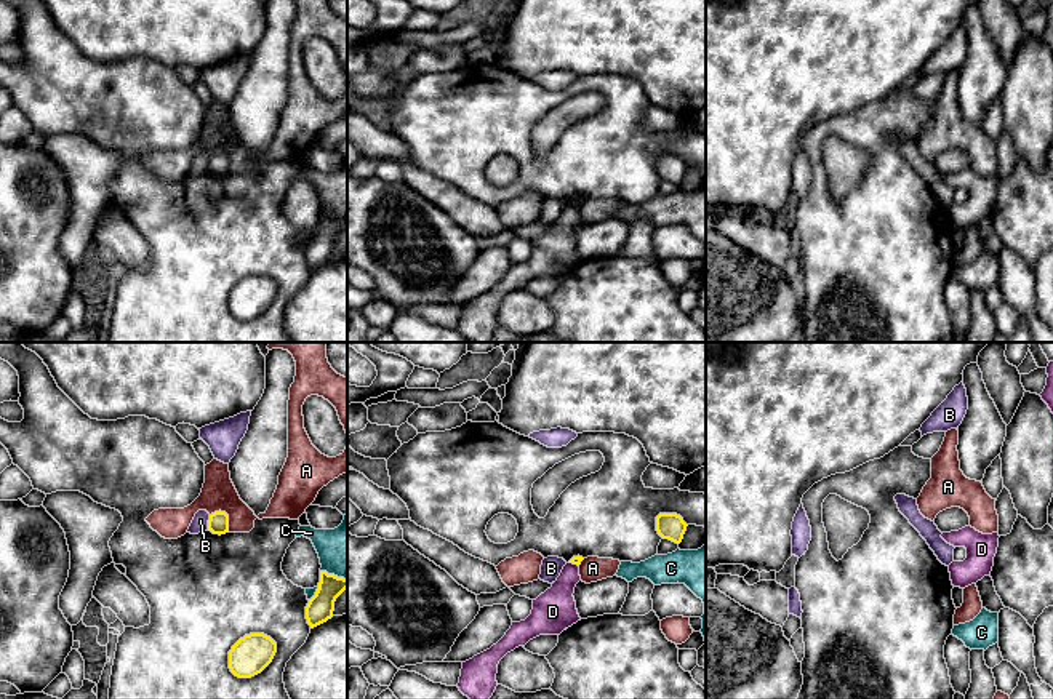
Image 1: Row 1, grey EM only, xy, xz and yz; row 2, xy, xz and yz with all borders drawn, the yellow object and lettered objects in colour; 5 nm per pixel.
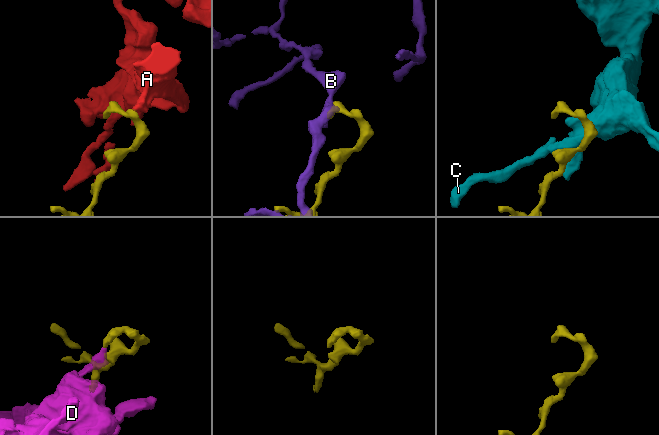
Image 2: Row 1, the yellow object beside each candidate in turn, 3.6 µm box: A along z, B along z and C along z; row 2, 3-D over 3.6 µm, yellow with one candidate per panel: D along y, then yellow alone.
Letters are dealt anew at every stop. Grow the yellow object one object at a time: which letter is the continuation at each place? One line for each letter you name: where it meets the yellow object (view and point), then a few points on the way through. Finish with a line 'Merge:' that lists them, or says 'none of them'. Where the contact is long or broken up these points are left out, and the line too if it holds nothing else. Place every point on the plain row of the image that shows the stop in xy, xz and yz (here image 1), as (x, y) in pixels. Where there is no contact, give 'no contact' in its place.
Merge: none of them

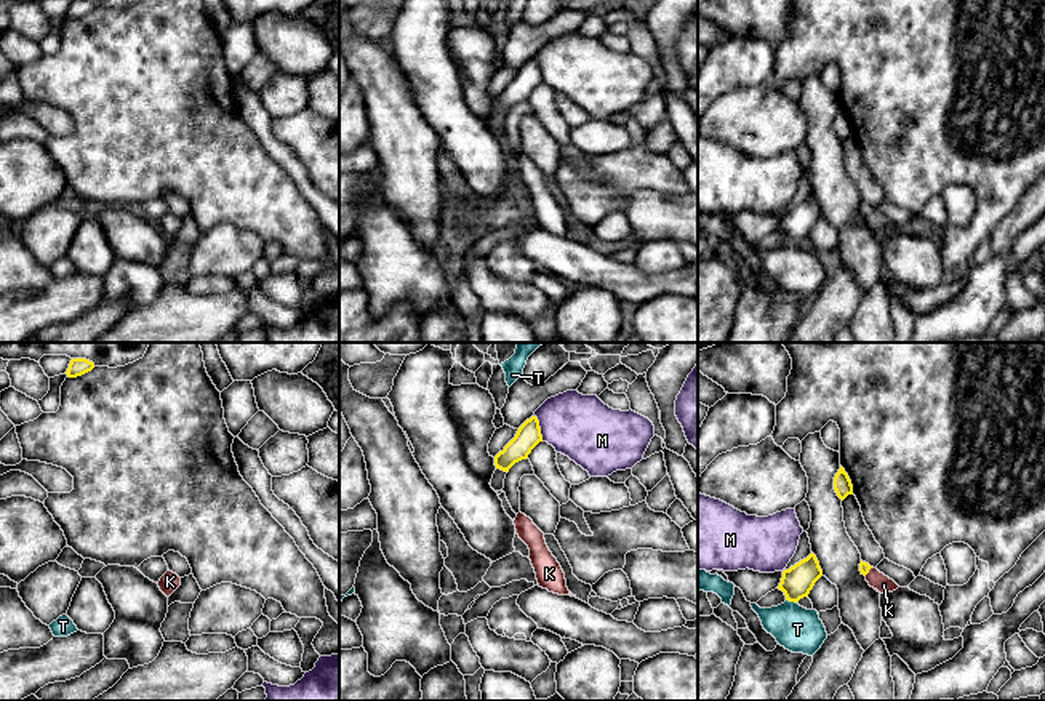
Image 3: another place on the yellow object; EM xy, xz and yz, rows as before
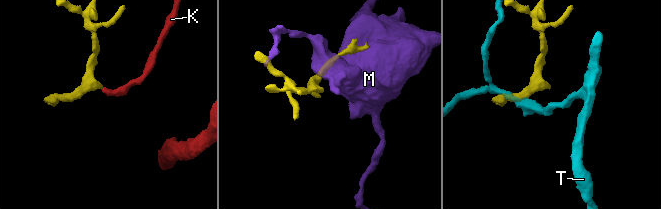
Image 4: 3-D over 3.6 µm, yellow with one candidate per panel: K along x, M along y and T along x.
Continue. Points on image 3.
K: yz (868, 213) | across yz (864, 208), (868, 213), (884, 226)
Merge: K

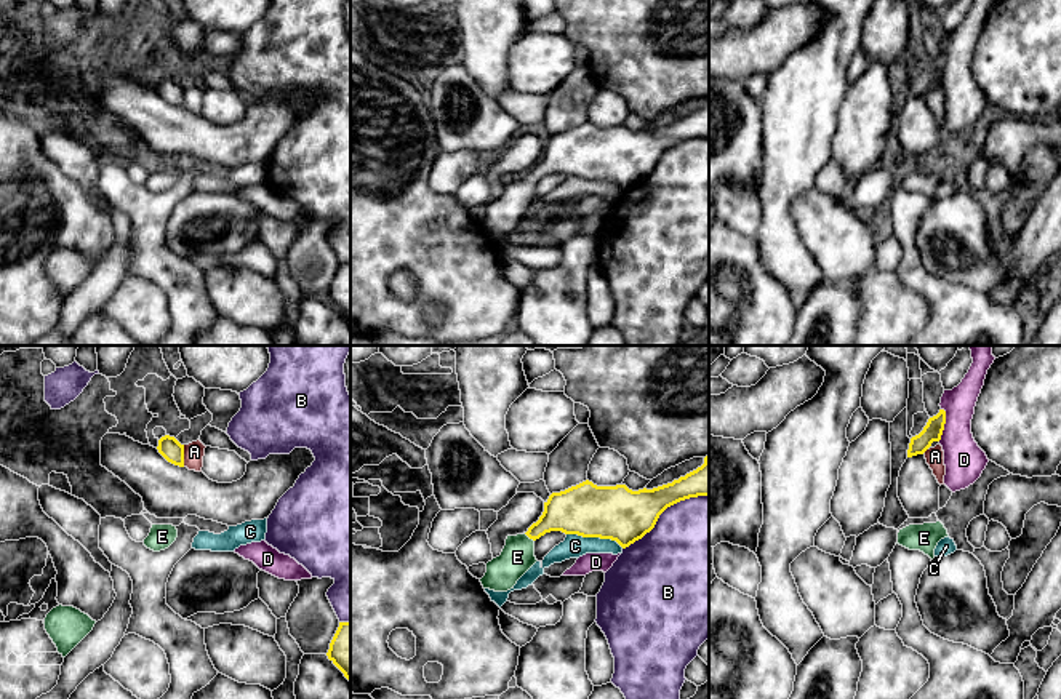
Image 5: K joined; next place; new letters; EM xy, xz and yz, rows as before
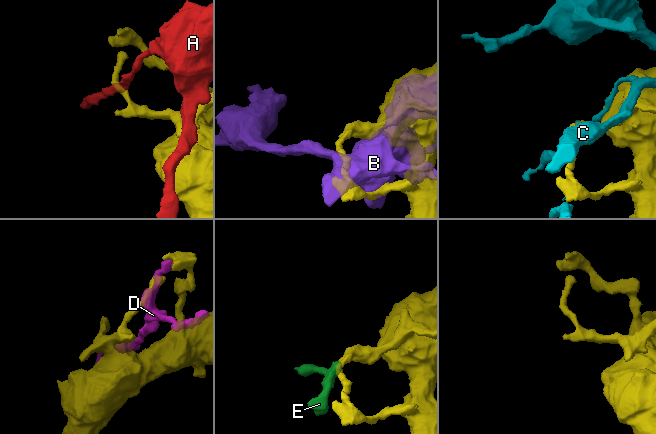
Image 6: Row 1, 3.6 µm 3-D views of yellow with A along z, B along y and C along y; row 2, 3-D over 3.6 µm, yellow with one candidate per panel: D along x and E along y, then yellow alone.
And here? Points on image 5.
E: xz (528, 178) | across xz (572, 154), (562, 154), (528, 178), (517, 199)
Merge: E

